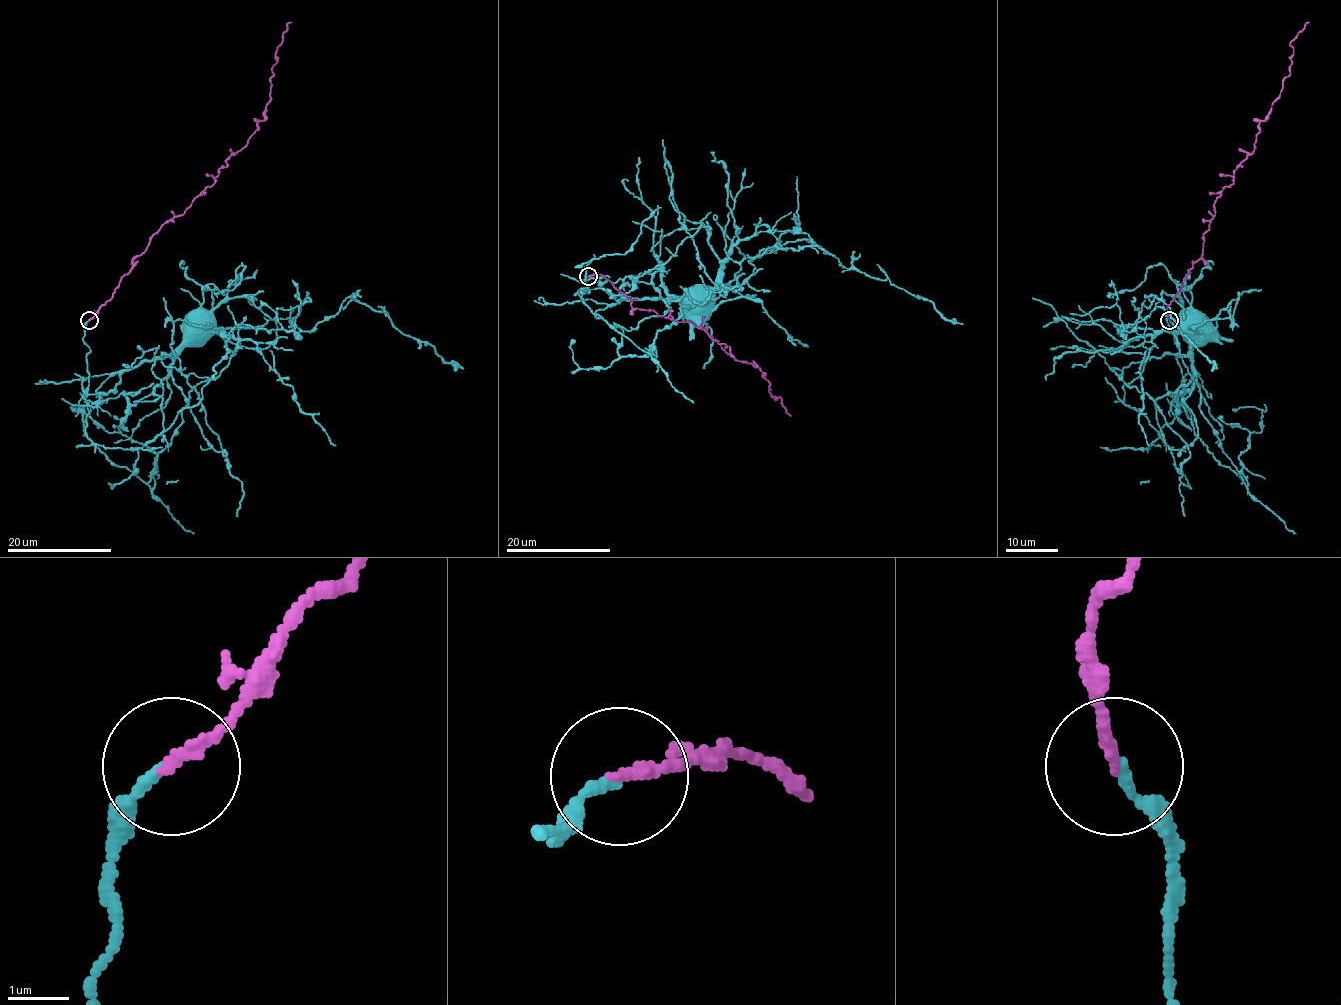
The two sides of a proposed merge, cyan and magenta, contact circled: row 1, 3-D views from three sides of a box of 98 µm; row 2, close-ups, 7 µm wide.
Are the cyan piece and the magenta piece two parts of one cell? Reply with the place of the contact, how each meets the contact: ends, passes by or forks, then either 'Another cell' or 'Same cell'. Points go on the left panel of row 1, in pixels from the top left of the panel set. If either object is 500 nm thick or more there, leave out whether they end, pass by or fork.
Place: (89, 320). At the ring cyan ends. At the ring magenta ends. Another cell

